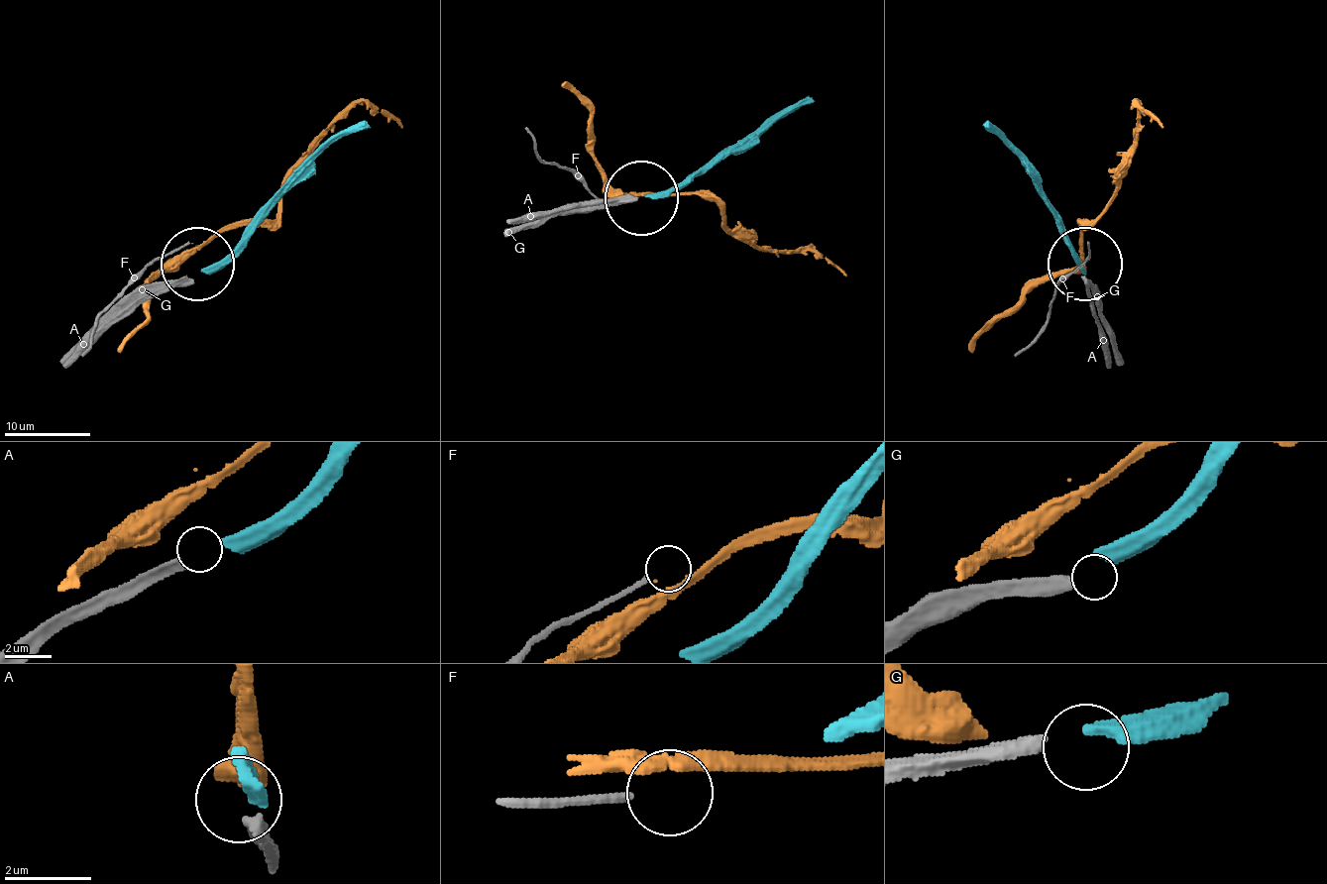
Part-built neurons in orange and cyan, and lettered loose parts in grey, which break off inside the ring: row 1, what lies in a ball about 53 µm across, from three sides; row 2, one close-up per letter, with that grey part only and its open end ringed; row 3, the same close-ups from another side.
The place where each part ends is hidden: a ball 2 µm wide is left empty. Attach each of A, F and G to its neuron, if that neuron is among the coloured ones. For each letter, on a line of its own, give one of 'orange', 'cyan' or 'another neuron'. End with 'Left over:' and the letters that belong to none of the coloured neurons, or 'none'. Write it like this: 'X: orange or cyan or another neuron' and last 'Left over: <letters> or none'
A: another neuron
F: another neuron
G: another neuron
Left over: A, F, G

